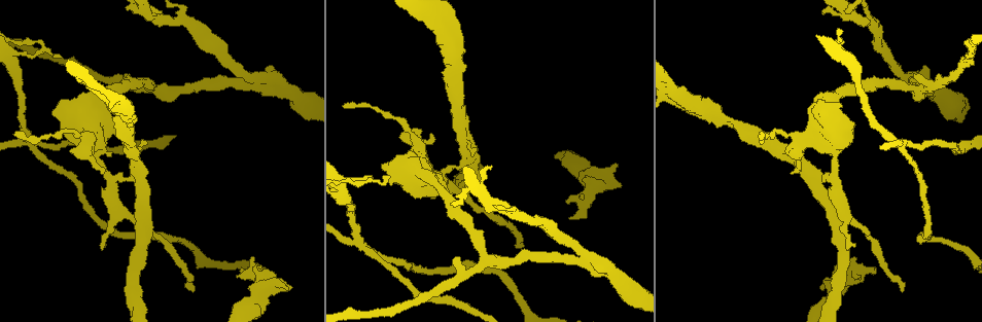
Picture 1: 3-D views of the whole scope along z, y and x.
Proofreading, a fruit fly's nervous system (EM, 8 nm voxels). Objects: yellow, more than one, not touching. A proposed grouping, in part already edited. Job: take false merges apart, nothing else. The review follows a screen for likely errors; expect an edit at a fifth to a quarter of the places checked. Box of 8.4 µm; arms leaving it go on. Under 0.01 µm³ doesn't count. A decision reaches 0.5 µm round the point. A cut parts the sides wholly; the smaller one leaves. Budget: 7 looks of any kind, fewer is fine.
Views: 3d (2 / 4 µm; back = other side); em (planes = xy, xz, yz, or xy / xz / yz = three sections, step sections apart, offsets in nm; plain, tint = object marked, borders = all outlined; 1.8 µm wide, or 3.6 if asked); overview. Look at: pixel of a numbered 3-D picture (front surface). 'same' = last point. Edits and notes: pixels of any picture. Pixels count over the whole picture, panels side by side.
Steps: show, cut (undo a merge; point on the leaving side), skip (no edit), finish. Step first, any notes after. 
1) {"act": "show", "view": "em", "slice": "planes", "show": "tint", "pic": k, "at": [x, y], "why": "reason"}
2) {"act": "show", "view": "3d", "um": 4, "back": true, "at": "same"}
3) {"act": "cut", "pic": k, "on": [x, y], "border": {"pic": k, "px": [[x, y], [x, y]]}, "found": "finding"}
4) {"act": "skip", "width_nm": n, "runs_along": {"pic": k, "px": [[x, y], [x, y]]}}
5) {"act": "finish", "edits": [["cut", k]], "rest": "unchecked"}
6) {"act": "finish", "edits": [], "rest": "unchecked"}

{"act": "show", "view": "3d", "um": 2, "pic": 1, "at": [135, 175], "why": "sharp bend"}

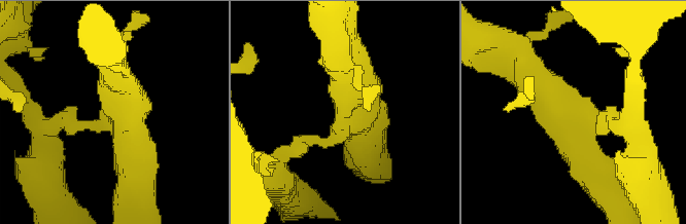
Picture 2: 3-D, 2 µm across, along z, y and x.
{"act": "show", "view": "em", "slice": "planes", "show": "tint", "pic": 2, "at": [109, 114], "arms": 3, "why": "now the EM"}

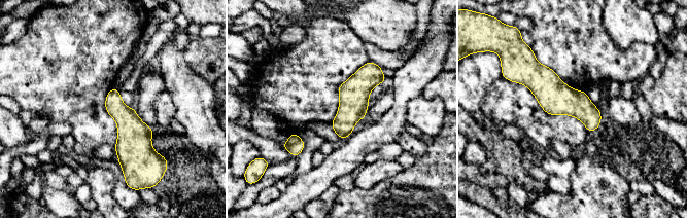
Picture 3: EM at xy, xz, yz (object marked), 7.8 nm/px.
{"act": "cut", "pic": 3, "on": [294, 137], "width_nm": 190, "found": "two cells meet here"}

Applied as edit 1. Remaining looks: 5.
{"act": "show", "view": "overview"}

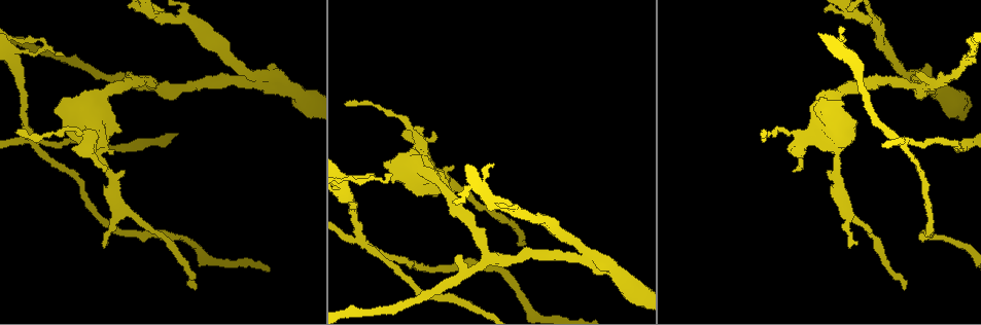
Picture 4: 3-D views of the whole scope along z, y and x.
{"act": "show", "view": "em", "slice": "planes", "show": "tint", "pic": 4, "at": [902, 142], "why": "looks like a crossing"}

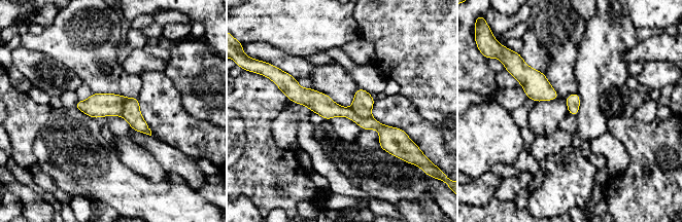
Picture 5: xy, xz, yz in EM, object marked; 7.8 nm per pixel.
{"act": "cut", "pic": 5, "on": [330, 109], "part_leaving": {"pic": 5, "px": [[285, 87], [386, 133], [400, 133]]}, "found": "a second cell is stuck on"}

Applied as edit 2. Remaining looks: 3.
{"act": "show", "view": "3d", "um": 2, "pic": 4, "at": [348, 179], "why": "thick turns thin"}

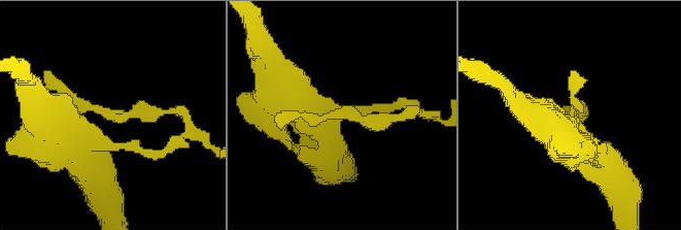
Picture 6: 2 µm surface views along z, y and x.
{"act": "show", "view": "em", "um": 3.6, "slice": "xz", "step": 4, "show": "tint", "pic": 6, "at": [113, 121]}

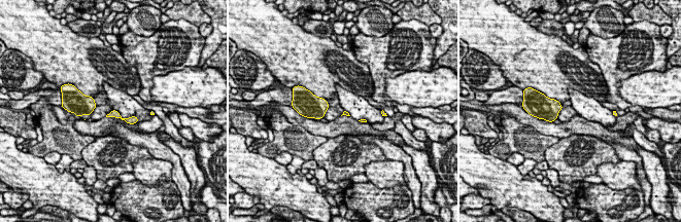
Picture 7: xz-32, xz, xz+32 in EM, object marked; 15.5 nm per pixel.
{"act": "show", "view": "em", "um": 3.6, "slice": "planes", "show": "tint", "at": "same", "why": "another direction"}

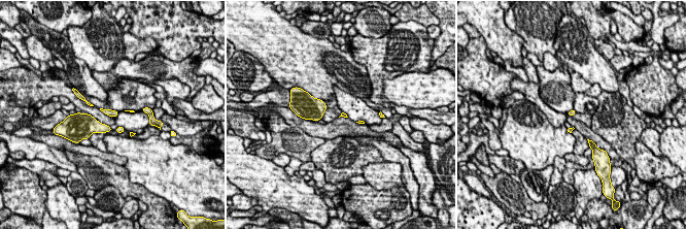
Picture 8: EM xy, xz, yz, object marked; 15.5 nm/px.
{"act": "skip", "width_nm": 60, "found": "one cell here"}

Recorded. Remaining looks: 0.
{"act": "finish", "edits": [["cut", 3], ["cut", 5]], "rest": "unchecked"}

